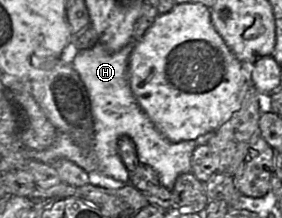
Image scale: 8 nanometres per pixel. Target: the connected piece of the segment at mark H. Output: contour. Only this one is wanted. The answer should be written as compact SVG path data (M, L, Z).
M132 39L117 52L111 52L103 44L97 43L91 49L78 50L73 60L72 66L84 83L91 103L95 130L94 151L83 151L67 134L57 131L55 142L46 150L35 151L23 147L26 159L37 160L51 166L58 159L67 159L87 173L97 171L122 183L130 183L129 171L122 162L117 148L119 137L127 135L136 145L139 163L152 167L158 173L161 186L167 190L173 189L179 175L192 172L193 151L197 146L207 144L213 133L207 133L195 140L172 142L157 130L137 103L129 83L128 62L137 42Z

